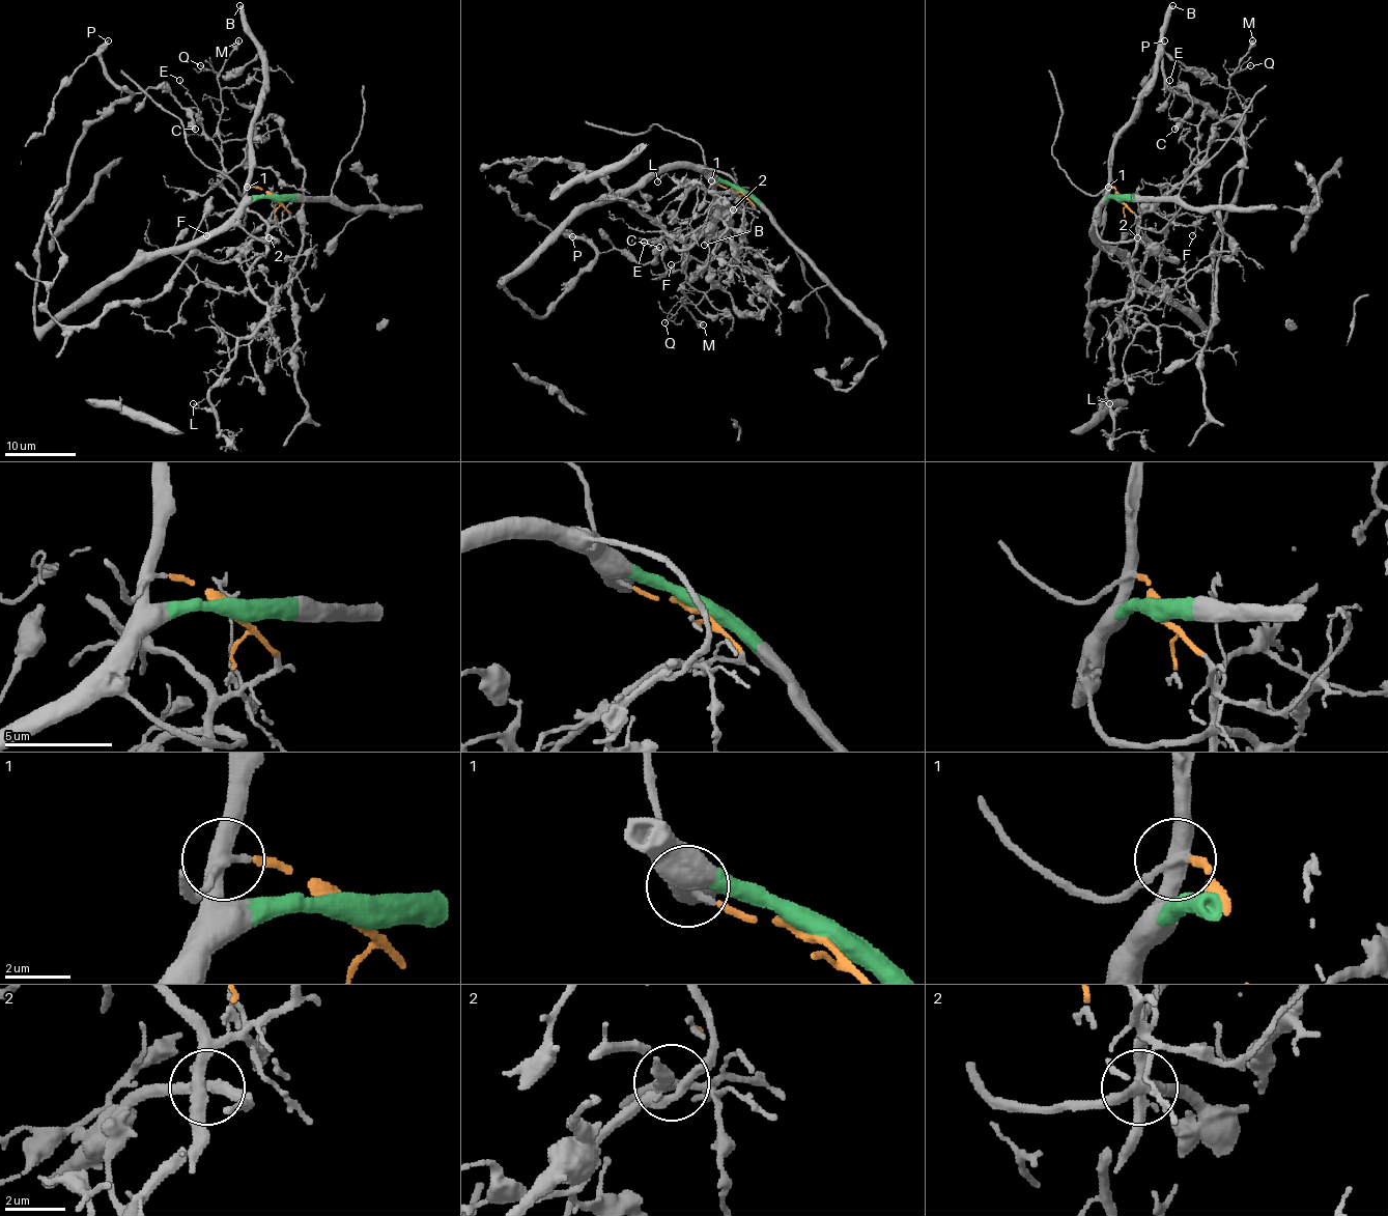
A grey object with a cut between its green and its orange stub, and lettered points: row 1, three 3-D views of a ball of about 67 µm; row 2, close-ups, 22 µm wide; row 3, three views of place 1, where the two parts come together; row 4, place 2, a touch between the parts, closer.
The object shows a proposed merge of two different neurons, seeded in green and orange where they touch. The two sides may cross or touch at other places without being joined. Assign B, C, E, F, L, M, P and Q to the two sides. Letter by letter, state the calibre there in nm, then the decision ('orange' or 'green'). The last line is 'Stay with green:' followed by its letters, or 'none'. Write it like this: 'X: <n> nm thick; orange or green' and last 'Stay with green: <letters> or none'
B: 480 nm thick; green
C: 480 nm thick; green
E: 130 nm thick; orange
F: 110 nm thick; orange
L: 100 nm thick; orange
M: 480 nm thick; orange
P: 480 nm thick; green
Q: 140 nm thick; orange
Stay with green: B, C, P

